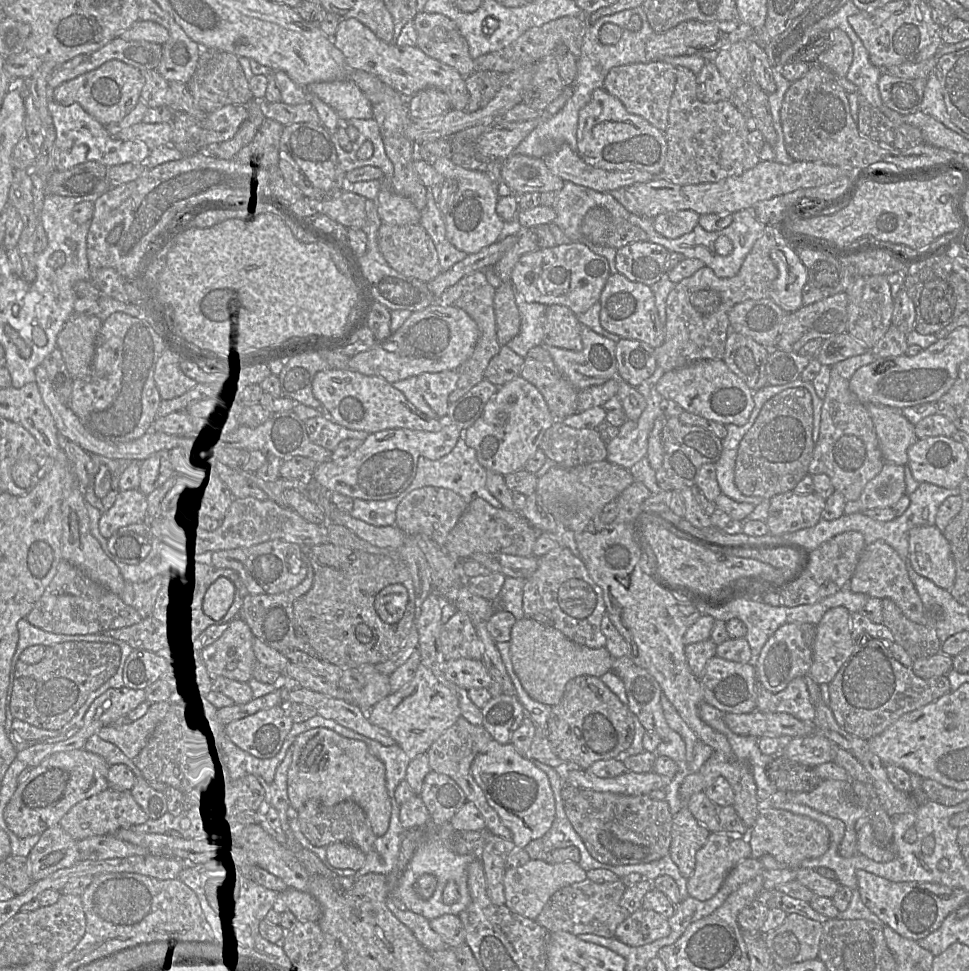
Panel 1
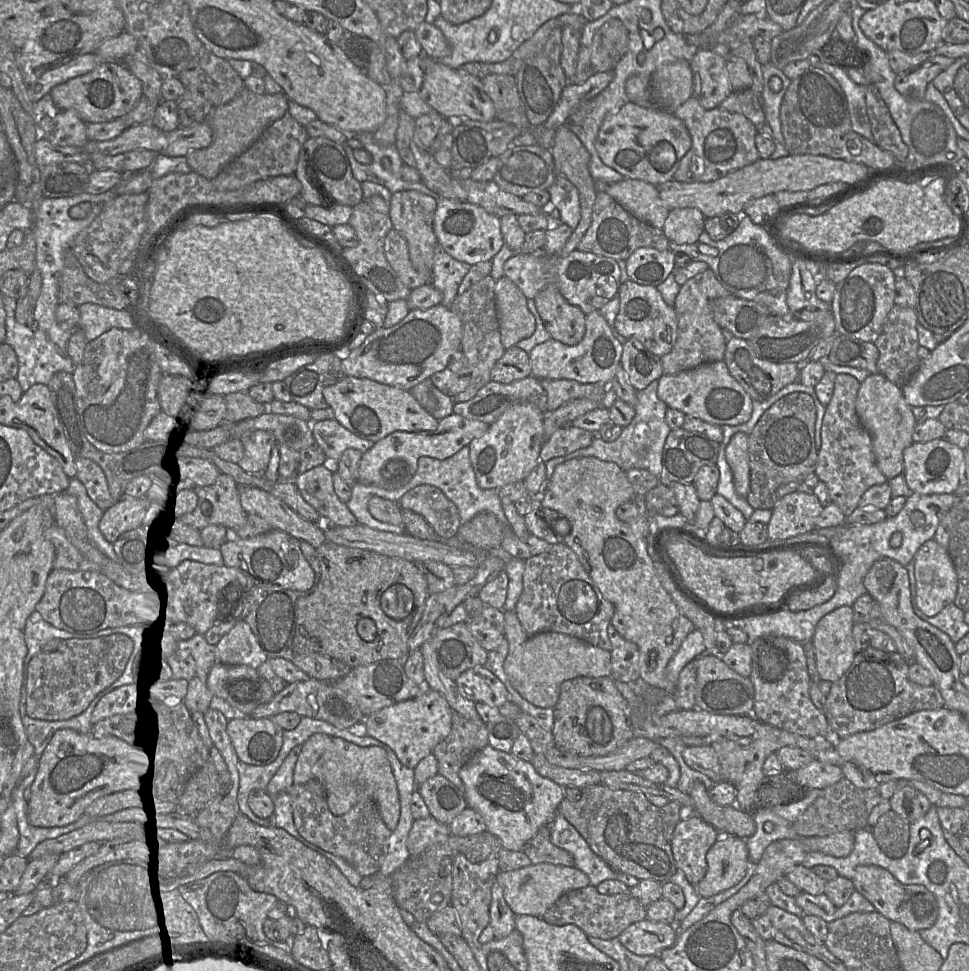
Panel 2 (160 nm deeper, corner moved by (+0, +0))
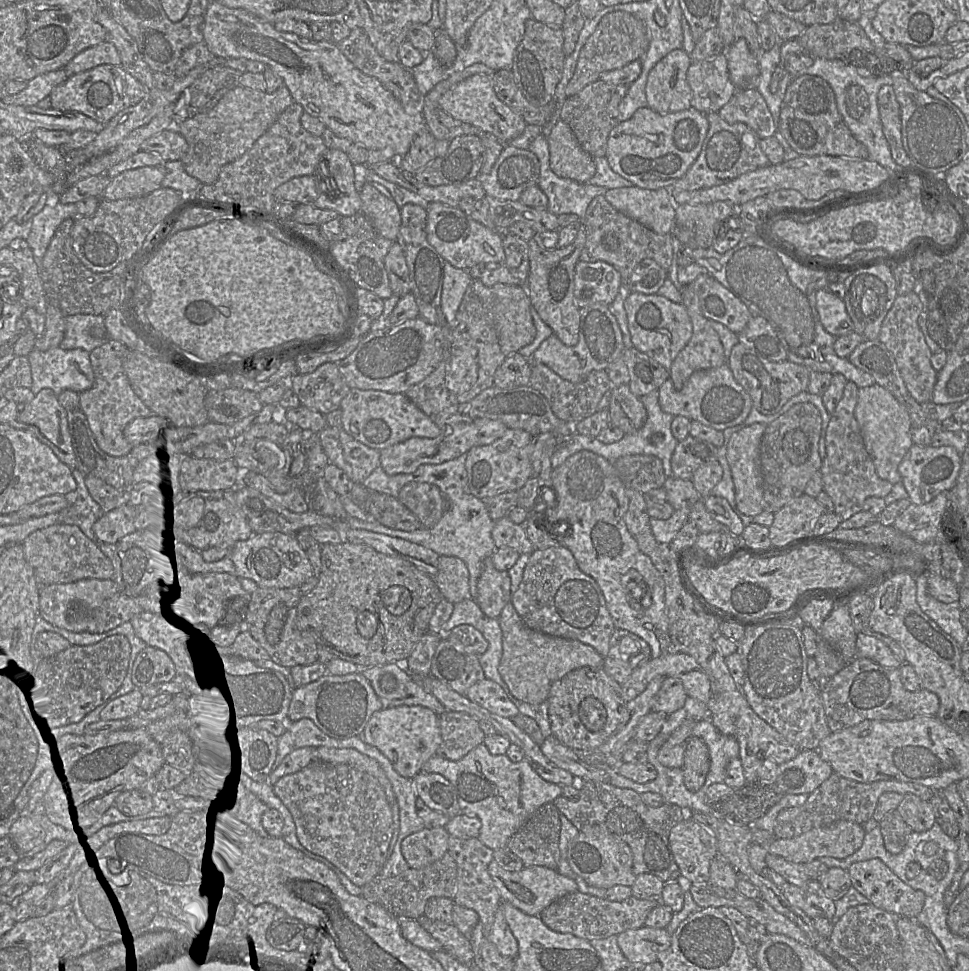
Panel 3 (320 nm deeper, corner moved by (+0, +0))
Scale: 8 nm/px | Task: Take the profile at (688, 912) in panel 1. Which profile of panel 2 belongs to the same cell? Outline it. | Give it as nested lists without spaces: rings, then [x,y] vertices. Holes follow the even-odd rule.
[[[748,859],[748,865],[744,877],[731,888],[719,892],[713,896],[707,898],[699,898],[699,901],[692,909],[692,911],[680,922],[675,924],[676,938],[679,933],[690,927],[695,922],[702,919],[708,914],[714,907],[721,904],[734,894],[736,894],[752,877],[757,863],[753,863]]]

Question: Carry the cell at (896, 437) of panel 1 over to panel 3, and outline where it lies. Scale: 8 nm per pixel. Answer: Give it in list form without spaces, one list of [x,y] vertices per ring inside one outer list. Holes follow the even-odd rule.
[[[874,383],[871,386],[858,388],[854,414],[877,475],[891,484],[901,481],[898,466],[913,444],[910,437],[911,420],[906,409],[888,390]]]

